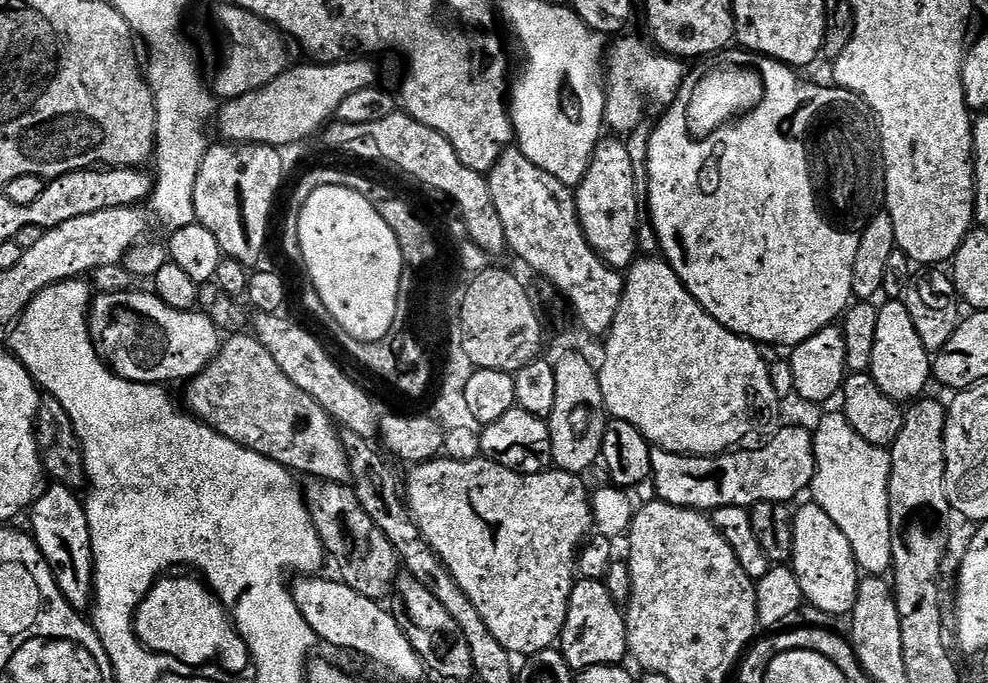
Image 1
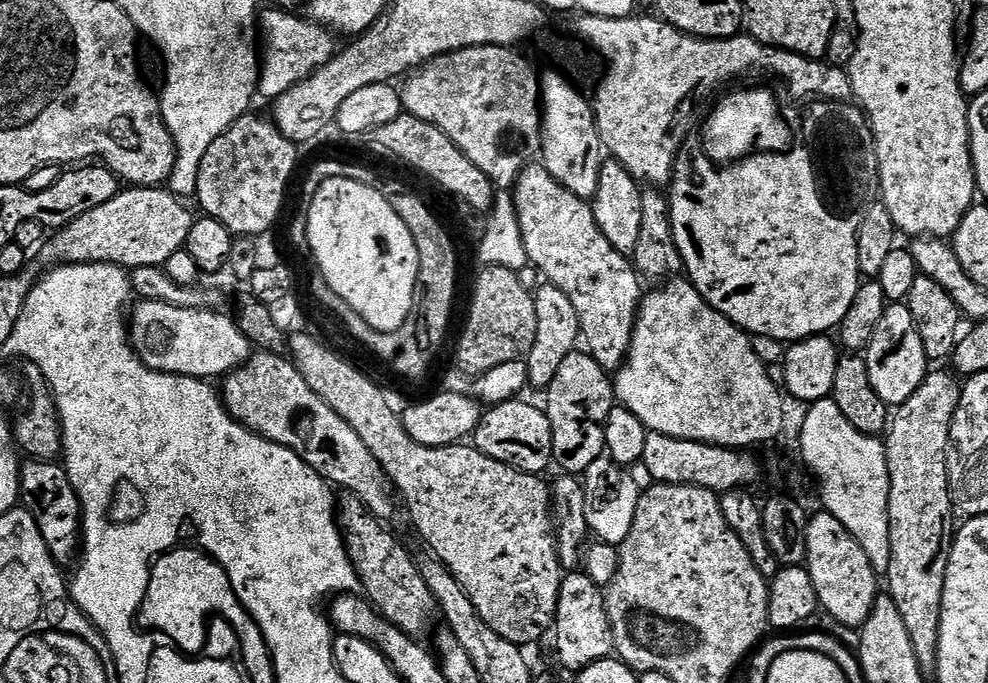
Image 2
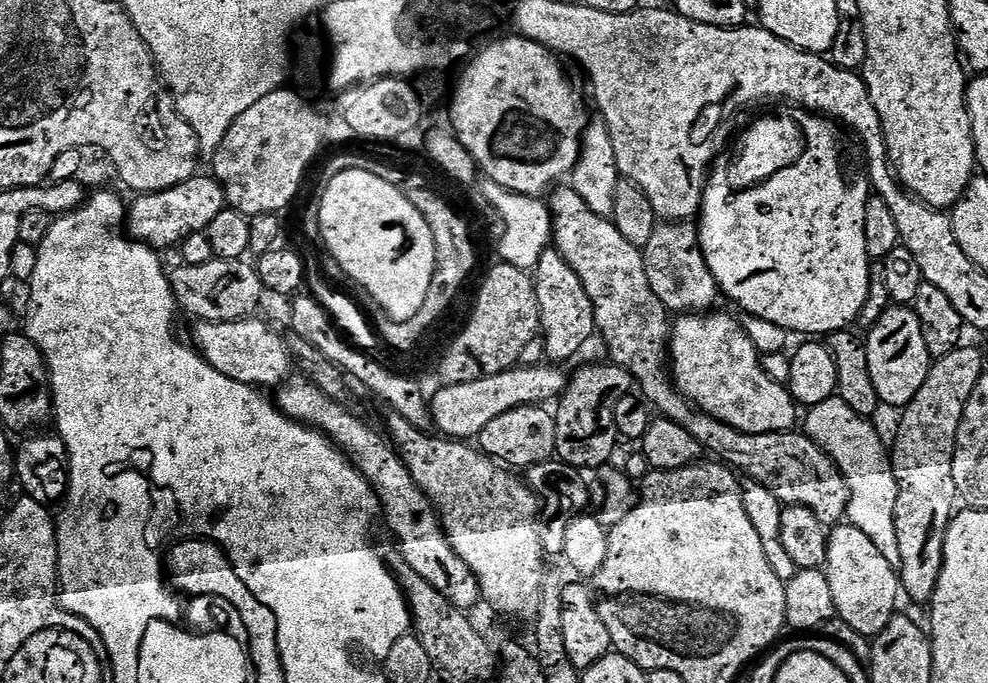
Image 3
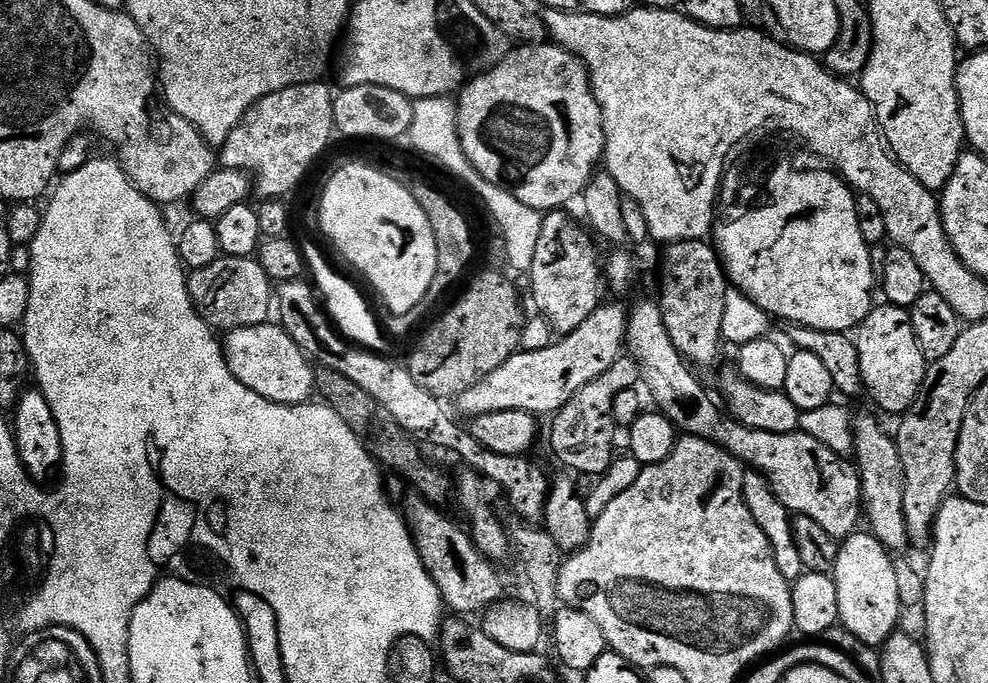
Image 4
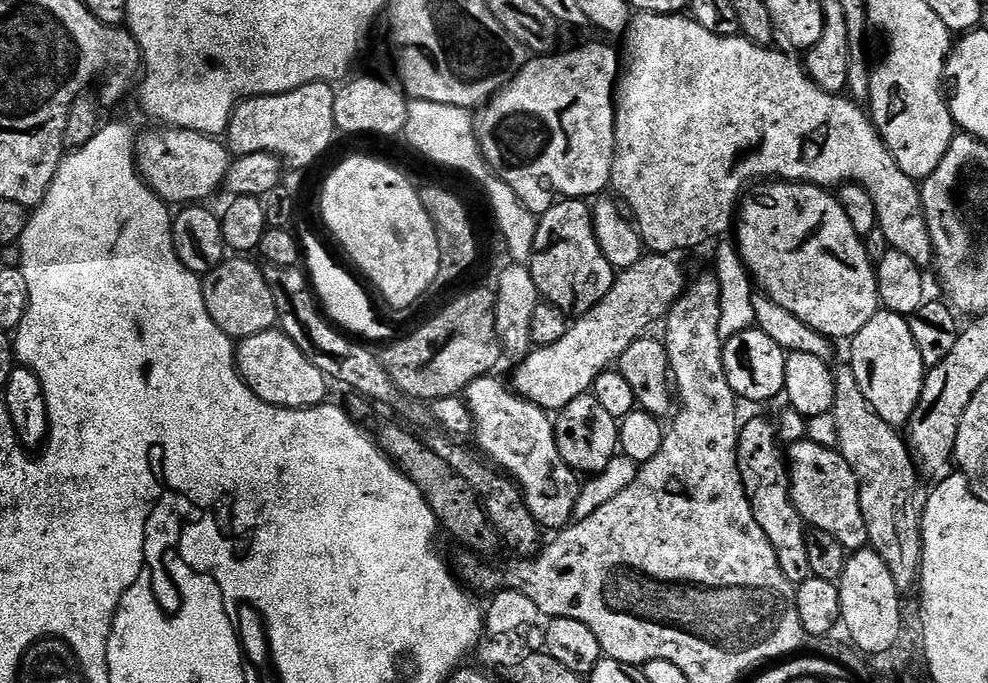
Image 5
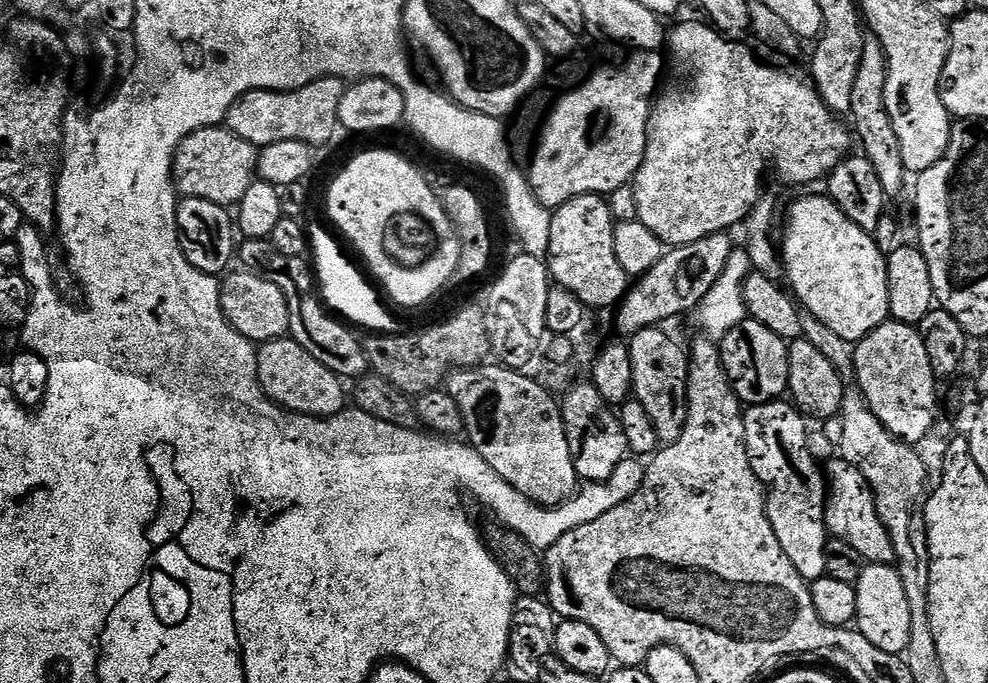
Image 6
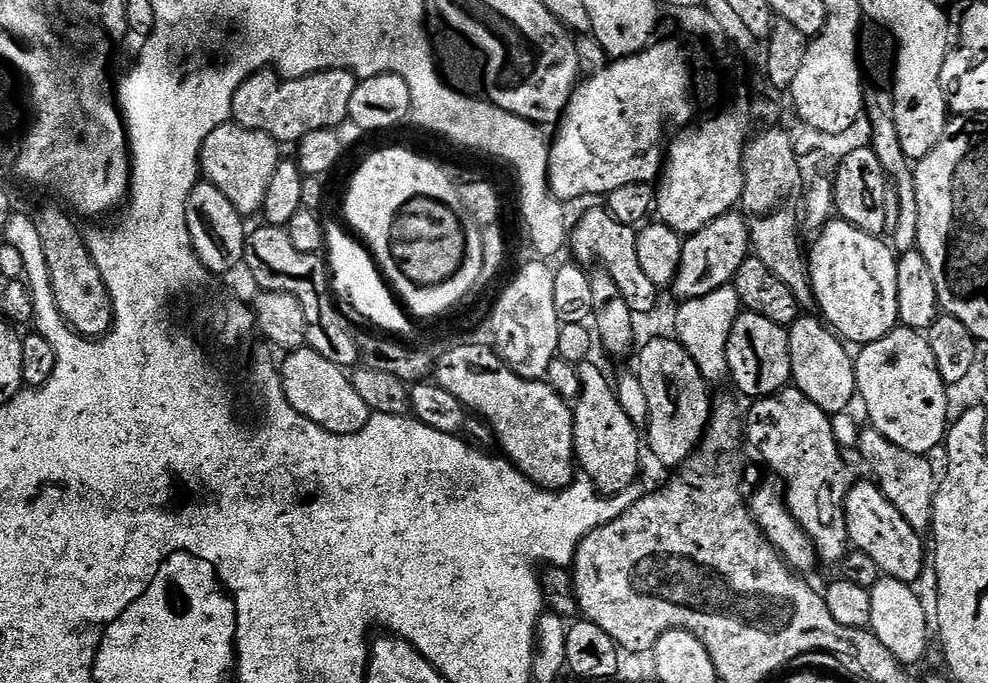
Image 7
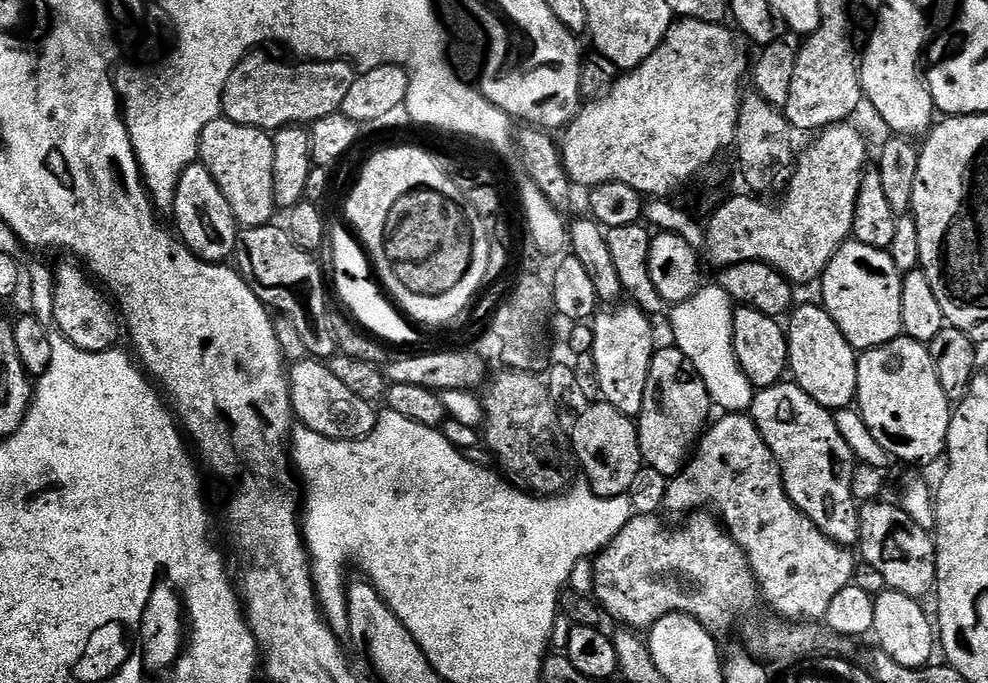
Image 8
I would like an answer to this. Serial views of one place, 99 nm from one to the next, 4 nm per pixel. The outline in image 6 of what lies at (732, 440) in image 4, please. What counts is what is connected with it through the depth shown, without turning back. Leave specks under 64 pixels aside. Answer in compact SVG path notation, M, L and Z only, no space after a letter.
M833 458L826 464L826 503L824 505L824 522L835 539L850 542L858 554L868 564L895 565L896 555L890 534L886 526L882 526L882 518L878 518L878 510L874 502L874 494L862 478L862 474L850 462Z

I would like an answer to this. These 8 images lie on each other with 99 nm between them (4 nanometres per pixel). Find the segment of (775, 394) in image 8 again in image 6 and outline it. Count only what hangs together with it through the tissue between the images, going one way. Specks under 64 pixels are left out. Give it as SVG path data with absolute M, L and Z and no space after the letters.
M781 398L762 405L751 406L744 414L744 441L746 454L750 458L750 466L760 483L766 489L766 507L770 526L774 526L774 534L782 550L786 550L786 558L794 562L794 570L803 580L809 582L821 580L826 570L826 546L830 539L828 526L824 522L824 505L826 503L826 478L822 468L816 465L812 452L808 449L808 428L805 417L799 408L787 399Z

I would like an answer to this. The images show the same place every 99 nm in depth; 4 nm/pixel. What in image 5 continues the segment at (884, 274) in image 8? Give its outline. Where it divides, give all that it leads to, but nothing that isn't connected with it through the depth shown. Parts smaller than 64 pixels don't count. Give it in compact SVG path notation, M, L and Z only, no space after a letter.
M768 182L763 185L757 196L749 195L743 201L742 207L738 212L738 228L740 224L740 244L738 243L738 251L751 275L754 277L755 283L765 288L765 293L770 294L770 298L780 306L786 306L786 310L790 310L790 314L795 314L797 318L802 318L802 322L806 322L806 326L810 326L814 330L818 330L823 336L831 338L833 341L847 341L849 338L857 336L862 330L862 326L866 326L866 322L870 322L870 318L874 318L876 313L881 311L880 302L880 283L876 281L877 265L868 256L867 243L862 239L861 233L856 232L852 225L852 220L848 217L848 212L844 205L835 195L832 196L827 187L819 184L805 184L803 182Z

